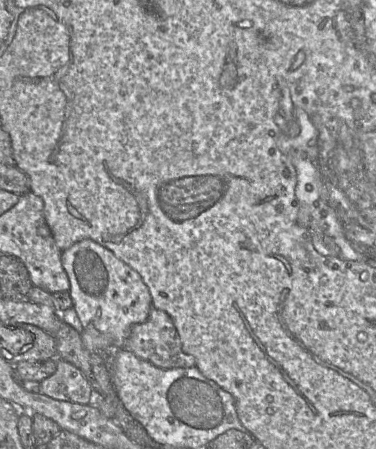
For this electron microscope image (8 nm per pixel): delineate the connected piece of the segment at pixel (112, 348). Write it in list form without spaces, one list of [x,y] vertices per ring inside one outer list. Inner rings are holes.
[[[84,239],[62,251],[62,266],[66,271],[73,307],[83,327],[81,339],[85,348],[100,355],[110,370],[112,357],[123,349],[133,325],[147,320],[152,297],[141,276],[112,251],[91,239]]]

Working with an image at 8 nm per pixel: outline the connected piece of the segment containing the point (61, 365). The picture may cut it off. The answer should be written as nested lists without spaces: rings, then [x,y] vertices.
[[[57,358],[55,372],[42,380],[39,393],[55,400],[92,405],[93,391],[83,373],[70,362]]]

